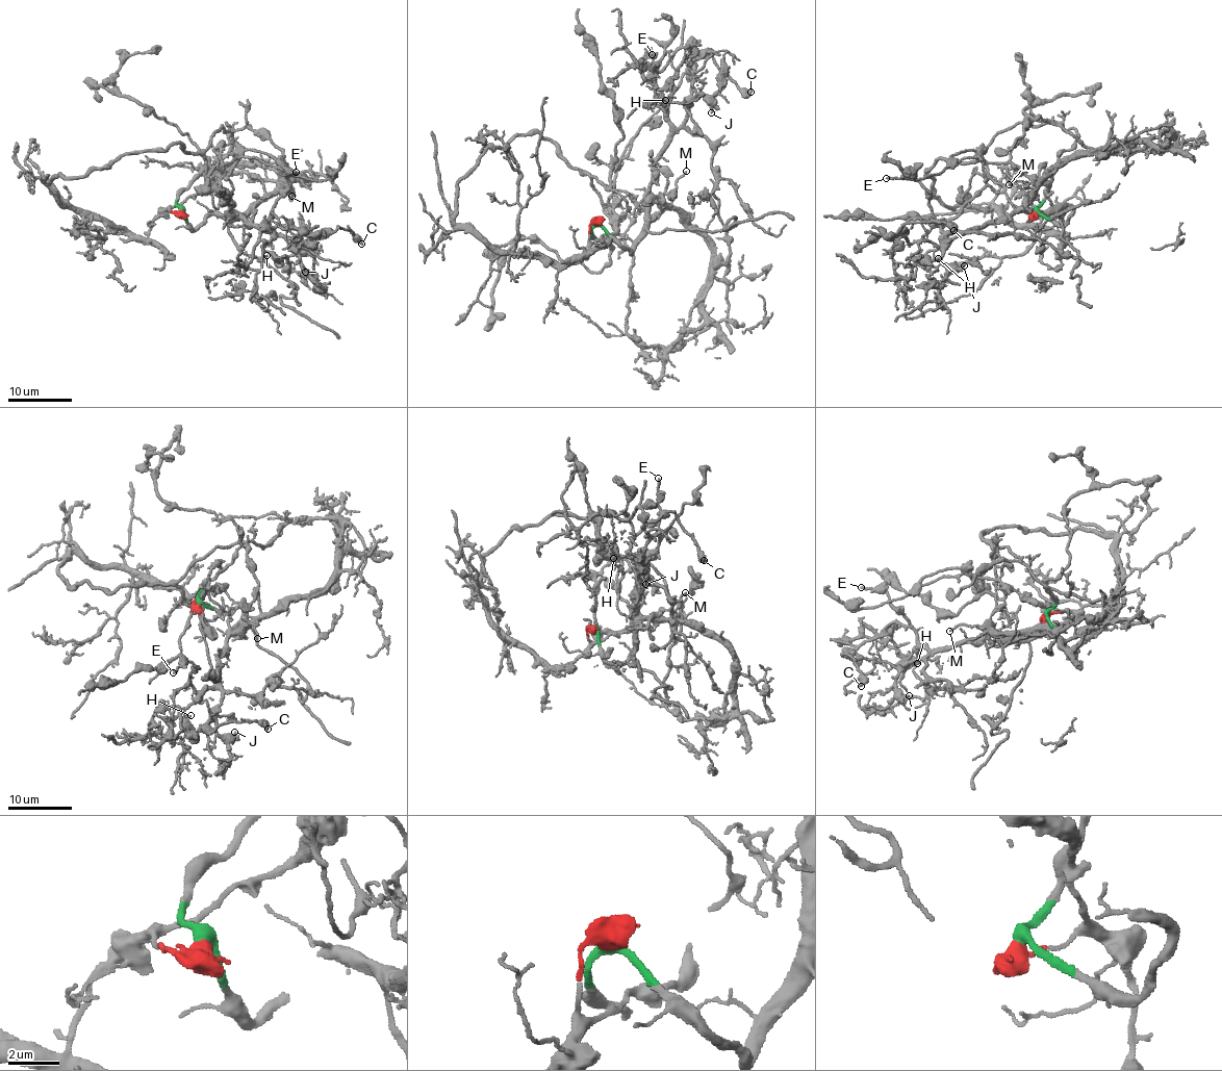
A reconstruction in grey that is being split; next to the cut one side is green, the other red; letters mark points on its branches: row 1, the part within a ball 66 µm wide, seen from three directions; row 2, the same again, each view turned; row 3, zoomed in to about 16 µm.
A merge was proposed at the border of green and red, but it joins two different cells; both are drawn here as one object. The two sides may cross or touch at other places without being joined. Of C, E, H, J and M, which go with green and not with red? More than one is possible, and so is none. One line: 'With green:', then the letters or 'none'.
With green: C, E, H, J, M

